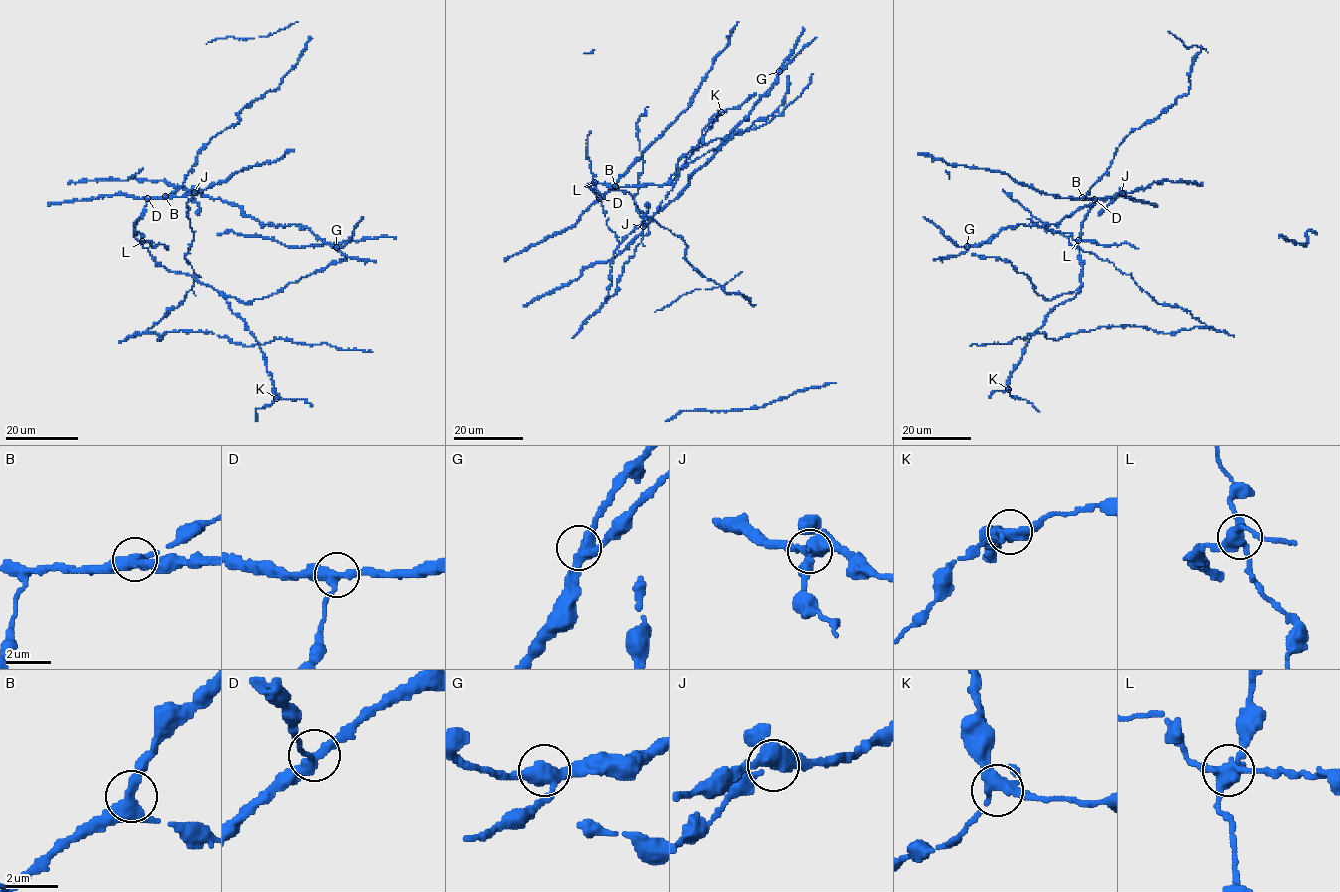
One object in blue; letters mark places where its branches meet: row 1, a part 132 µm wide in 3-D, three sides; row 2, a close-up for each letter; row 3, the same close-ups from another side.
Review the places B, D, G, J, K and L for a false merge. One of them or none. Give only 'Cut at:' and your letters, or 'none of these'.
Cut at: L

